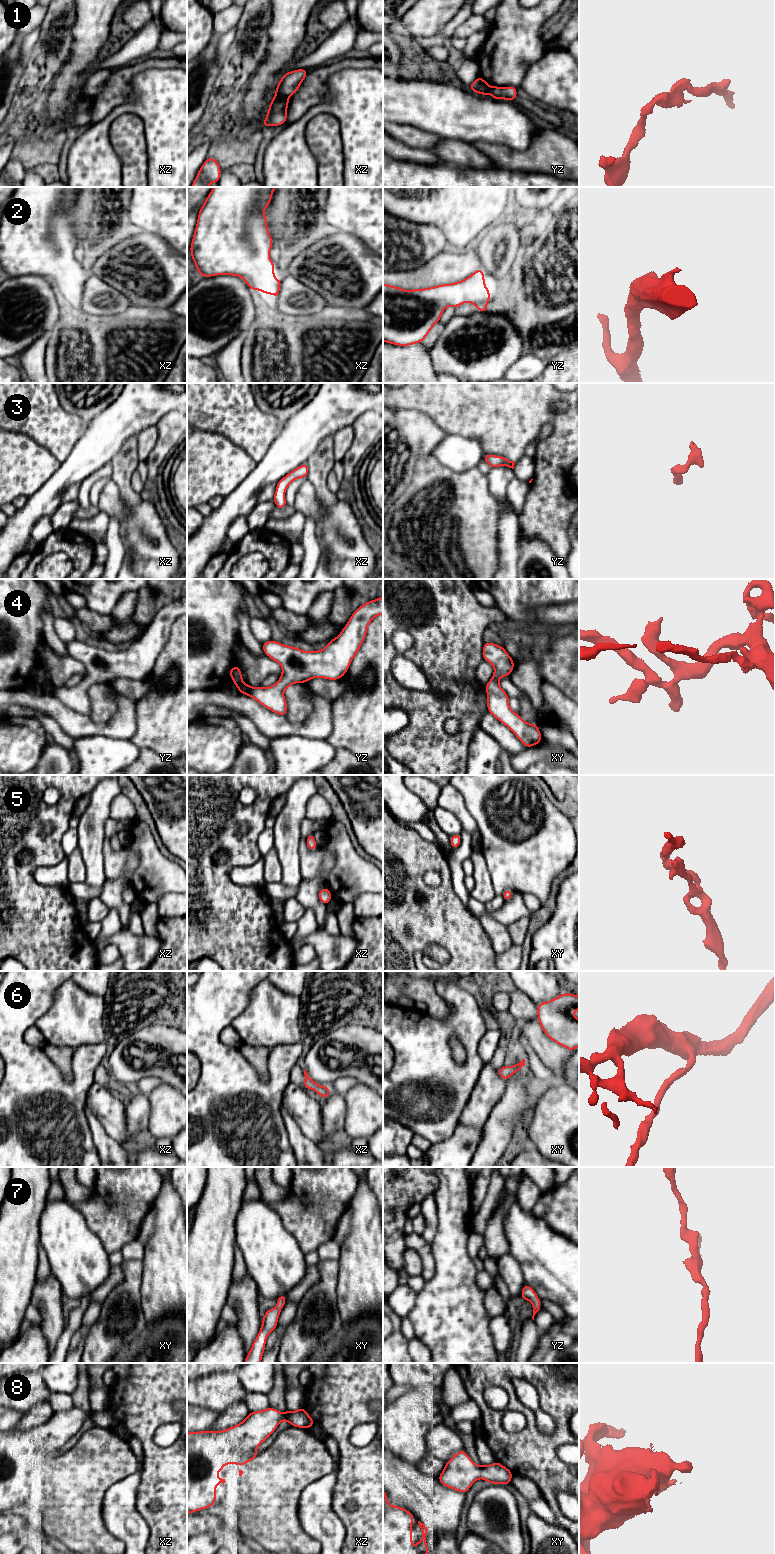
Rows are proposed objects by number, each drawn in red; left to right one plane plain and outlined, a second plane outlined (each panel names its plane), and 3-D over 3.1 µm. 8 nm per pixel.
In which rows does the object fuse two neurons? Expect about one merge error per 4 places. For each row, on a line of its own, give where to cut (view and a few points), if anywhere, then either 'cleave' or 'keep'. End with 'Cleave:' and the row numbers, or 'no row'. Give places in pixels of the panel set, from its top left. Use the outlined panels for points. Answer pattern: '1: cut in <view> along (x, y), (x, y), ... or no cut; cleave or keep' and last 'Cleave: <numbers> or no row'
1: cut in xz along (275, 95), (288, 97); cleave
2: no cut; keep
3: no cut; keep
4: no cut; keep
5: no cut; keep
6: no cut; keep
7: no cut; keep
8: no cut; keep
Cleave: 1

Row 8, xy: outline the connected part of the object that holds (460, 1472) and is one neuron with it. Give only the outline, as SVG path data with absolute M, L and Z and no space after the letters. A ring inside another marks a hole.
M461 1450L445 1463L438 1479L445 1487L466 1494L478 1479L484 1479L490 1484L509 1485L512 1477L513 1473L499 1462L487 1466L477 1465L465 1450Z

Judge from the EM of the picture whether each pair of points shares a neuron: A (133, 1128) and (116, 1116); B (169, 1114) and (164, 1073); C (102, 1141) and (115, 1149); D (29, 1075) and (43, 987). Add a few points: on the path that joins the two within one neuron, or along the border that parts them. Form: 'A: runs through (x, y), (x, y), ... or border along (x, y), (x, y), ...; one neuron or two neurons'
A: border along (125, 1106), (126, 1136), (122, 1142); two neurons
B: border along (162, 1081), (176, 1089); two neurons
C: runs through (105, 1144), (112, 1149); one neuron
D: runs through (18, 1053), (18, 1027), (34, 1009); one neuron

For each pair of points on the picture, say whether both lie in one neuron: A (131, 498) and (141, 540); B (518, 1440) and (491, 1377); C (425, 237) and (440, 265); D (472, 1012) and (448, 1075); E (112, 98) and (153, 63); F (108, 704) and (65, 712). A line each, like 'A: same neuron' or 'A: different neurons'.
A: different neurons
B: same neuron
C: different neurons
D: same neuron
E: same neuron
F: different neurons

